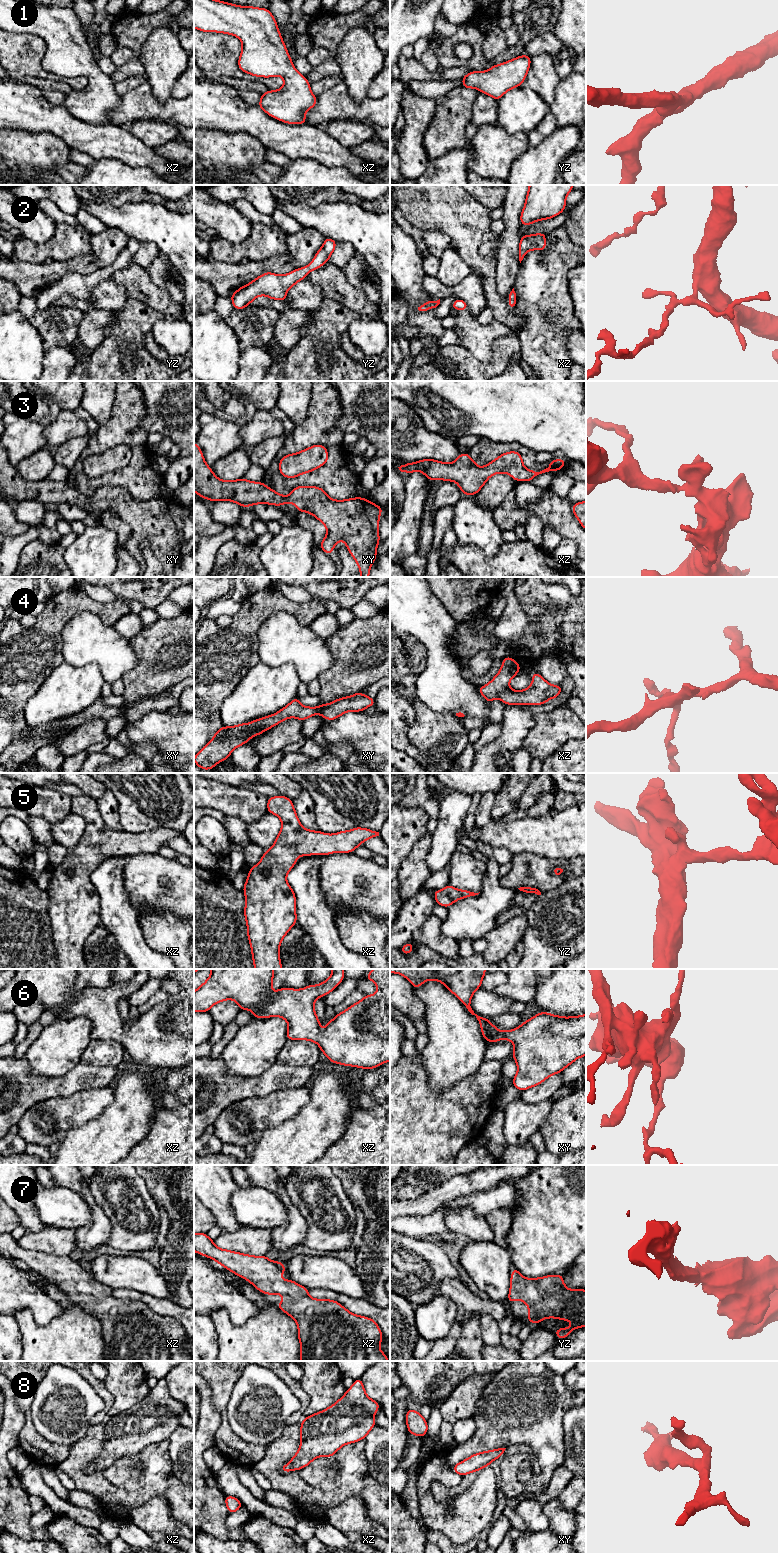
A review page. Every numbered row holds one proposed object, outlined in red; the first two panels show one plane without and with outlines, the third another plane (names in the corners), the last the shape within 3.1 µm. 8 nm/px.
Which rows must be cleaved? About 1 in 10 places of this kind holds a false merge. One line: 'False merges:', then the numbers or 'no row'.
False merges: no row

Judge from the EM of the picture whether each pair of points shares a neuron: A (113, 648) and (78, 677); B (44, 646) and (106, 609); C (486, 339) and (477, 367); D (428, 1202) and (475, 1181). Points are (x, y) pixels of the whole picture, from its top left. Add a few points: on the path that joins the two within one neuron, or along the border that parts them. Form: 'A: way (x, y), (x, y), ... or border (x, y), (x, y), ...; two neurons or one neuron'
A: border (72, 665), (84, 666), (95, 663), (105, 681); two neurons
B: way (50, 628), (72, 606), (88, 606); one neuron
C: border (460, 345), (482, 361), (489, 362), (492, 359); two neurons
D: way (440, 1196), (457, 1186), (463, 1185); one neuron

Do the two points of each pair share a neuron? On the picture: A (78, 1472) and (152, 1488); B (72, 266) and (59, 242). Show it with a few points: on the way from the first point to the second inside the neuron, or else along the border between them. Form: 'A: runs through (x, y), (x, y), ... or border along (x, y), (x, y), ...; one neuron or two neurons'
A: runs through (96, 1483), (110, 1496), (134, 1496); one neuron
B: border along (91, 250), (85, 254), (65, 260), (53, 260); two neurons

